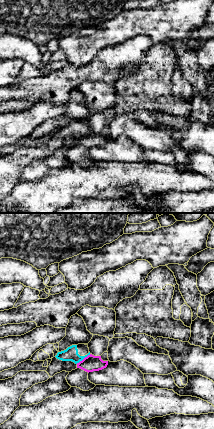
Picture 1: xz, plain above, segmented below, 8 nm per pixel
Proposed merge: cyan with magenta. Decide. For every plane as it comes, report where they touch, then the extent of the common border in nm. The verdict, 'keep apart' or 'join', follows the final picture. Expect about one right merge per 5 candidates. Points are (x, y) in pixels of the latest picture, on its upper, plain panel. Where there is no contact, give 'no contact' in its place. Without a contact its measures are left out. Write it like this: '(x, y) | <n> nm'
(83, 134) | 140 nm

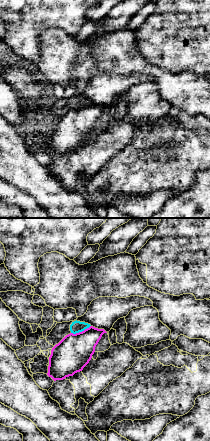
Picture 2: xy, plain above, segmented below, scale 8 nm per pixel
(80, 107) | 170 nm

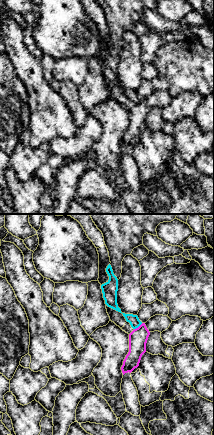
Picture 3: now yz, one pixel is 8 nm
(138, 102) | 90 nm

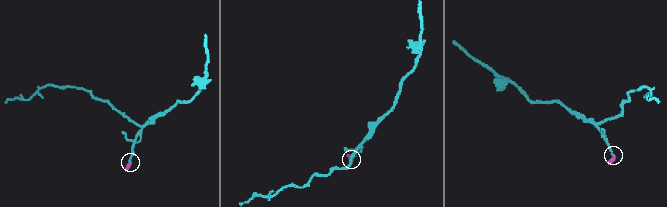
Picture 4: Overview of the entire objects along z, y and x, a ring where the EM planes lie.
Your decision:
keep apart

